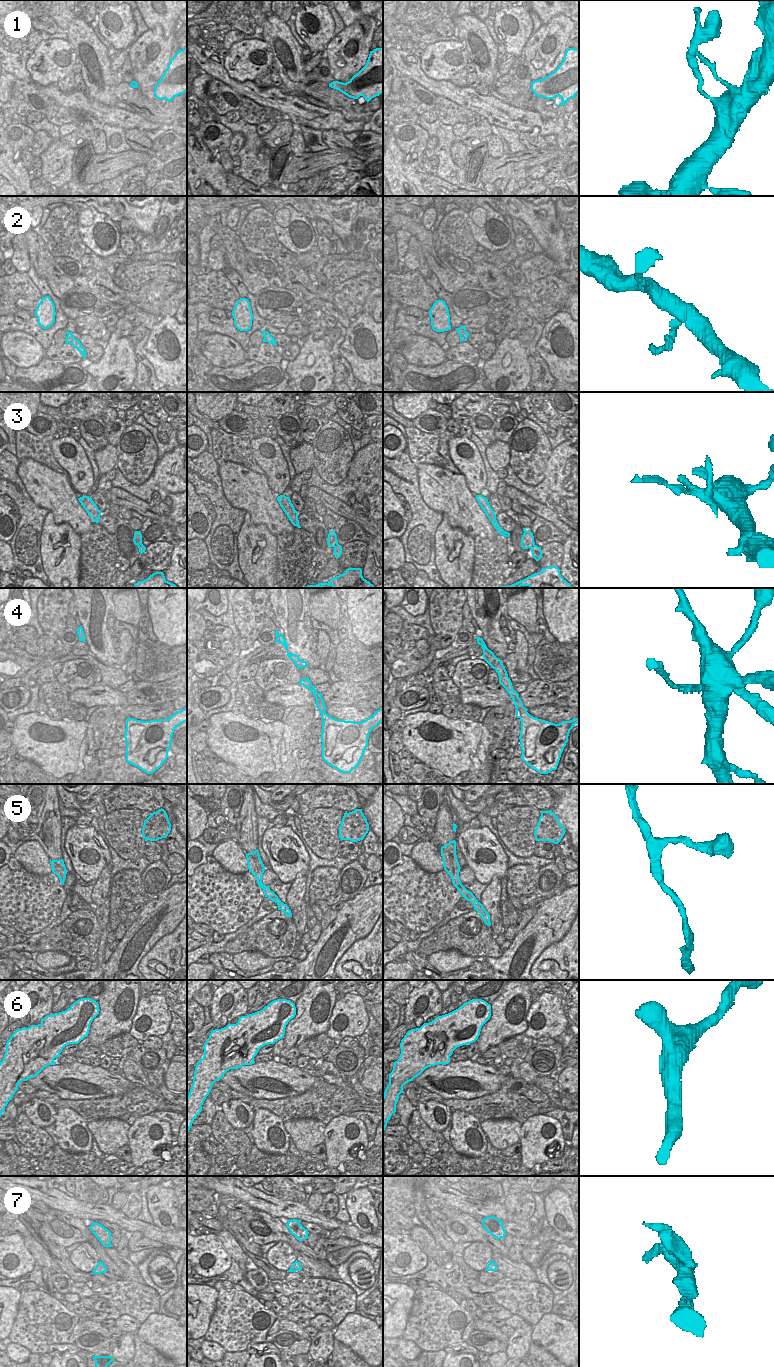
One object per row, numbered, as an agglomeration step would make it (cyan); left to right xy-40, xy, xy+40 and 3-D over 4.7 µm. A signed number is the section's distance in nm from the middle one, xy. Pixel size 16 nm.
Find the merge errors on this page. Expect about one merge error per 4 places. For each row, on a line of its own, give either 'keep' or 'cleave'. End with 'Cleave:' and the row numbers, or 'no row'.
1: keep
2: keep
3: cleave
4: cleave
5: keep
6: keep
7: keep
Cleave: 3, 4

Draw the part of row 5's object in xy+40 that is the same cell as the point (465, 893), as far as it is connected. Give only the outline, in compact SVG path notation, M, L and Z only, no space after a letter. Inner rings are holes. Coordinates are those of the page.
M449 841L448 844L441 847L441 856L443 859L444 870L451 876L453 885L457 888L458 892L473 904L476 910L482 917L486 925L491 926L490 915L485 910L483 905L476 899L472 892L467 890L459 879L460 865L456 855L456 841Z

